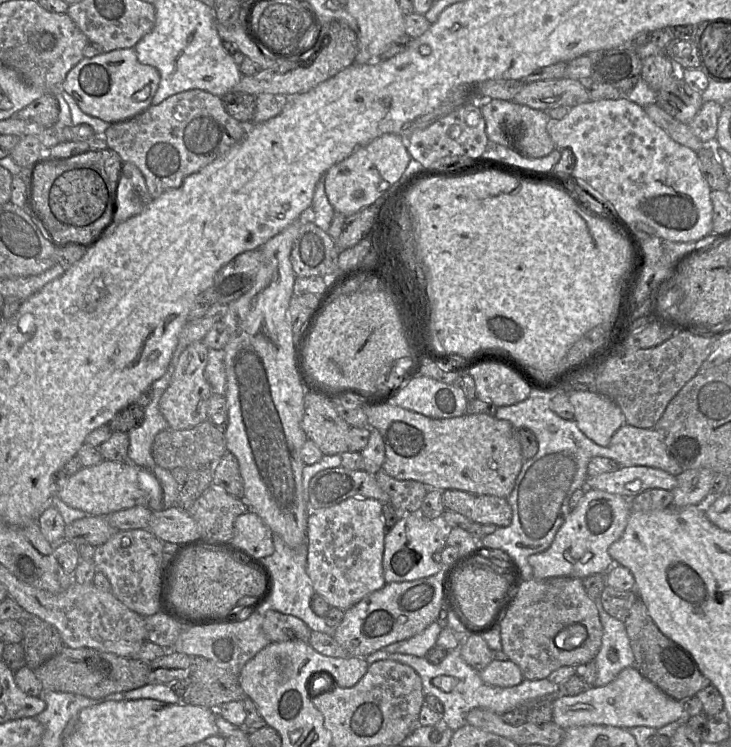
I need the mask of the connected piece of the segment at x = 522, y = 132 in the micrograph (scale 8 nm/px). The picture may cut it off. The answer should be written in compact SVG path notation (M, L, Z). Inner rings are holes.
M492 99L481 102L481 112L490 144L508 147L529 158L542 158L554 150L554 142L548 133L550 118L547 111L533 109L511 100Z

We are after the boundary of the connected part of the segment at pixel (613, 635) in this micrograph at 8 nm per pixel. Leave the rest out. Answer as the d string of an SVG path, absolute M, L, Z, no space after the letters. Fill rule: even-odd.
M600 598L594 600L603 627L602 644L594 658L597 677L593 686L611 683L627 667L634 666L634 654L624 622L610 616Z

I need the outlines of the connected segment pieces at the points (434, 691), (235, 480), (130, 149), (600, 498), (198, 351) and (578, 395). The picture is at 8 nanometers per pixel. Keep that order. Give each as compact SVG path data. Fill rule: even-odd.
M460 646L447 651L446 657L439 664L430 663L425 657L418 657L409 654L390 653L378 650L367 657L368 665L379 660L394 660L413 668L422 681L424 703L425 696L435 696L443 705L442 722L453 731L466 724L466 715L475 708L489 709L499 715L521 708L526 702L543 698L547 695L558 693L557 685L553 684L548 678L542 680L527 680L513 687L502 688L485 684L479 671L469 666L461 657ZM442 676L453 678L454 684L446 687L439 679Z
M226 453L213 465L212 487L223 489L229 495L243 499L243 480L236 457Z
M192 89L172 95L131 119L110 124L105 135L108 148L115 151L123 163L130 162L138 167L149 193L156 199L166 191L179 188L186 177L200 171L241 142L246 135L246 124L228 114L221 97Z
M586 489L578 505L566 517L551 546L529 556L533 579L571 577L583 579L596 573L606 573L615 563L608 548L623 535L631 512L632 498L599 489Z
M202 341L189 344L181 353L170 383L159 401L159 409L173 430L191 429L207 420L208 400L213 394L205 377L208 347Z
M596 391L567 392L578 428L593 442L608 446L615 432L627 424L620 407Z

